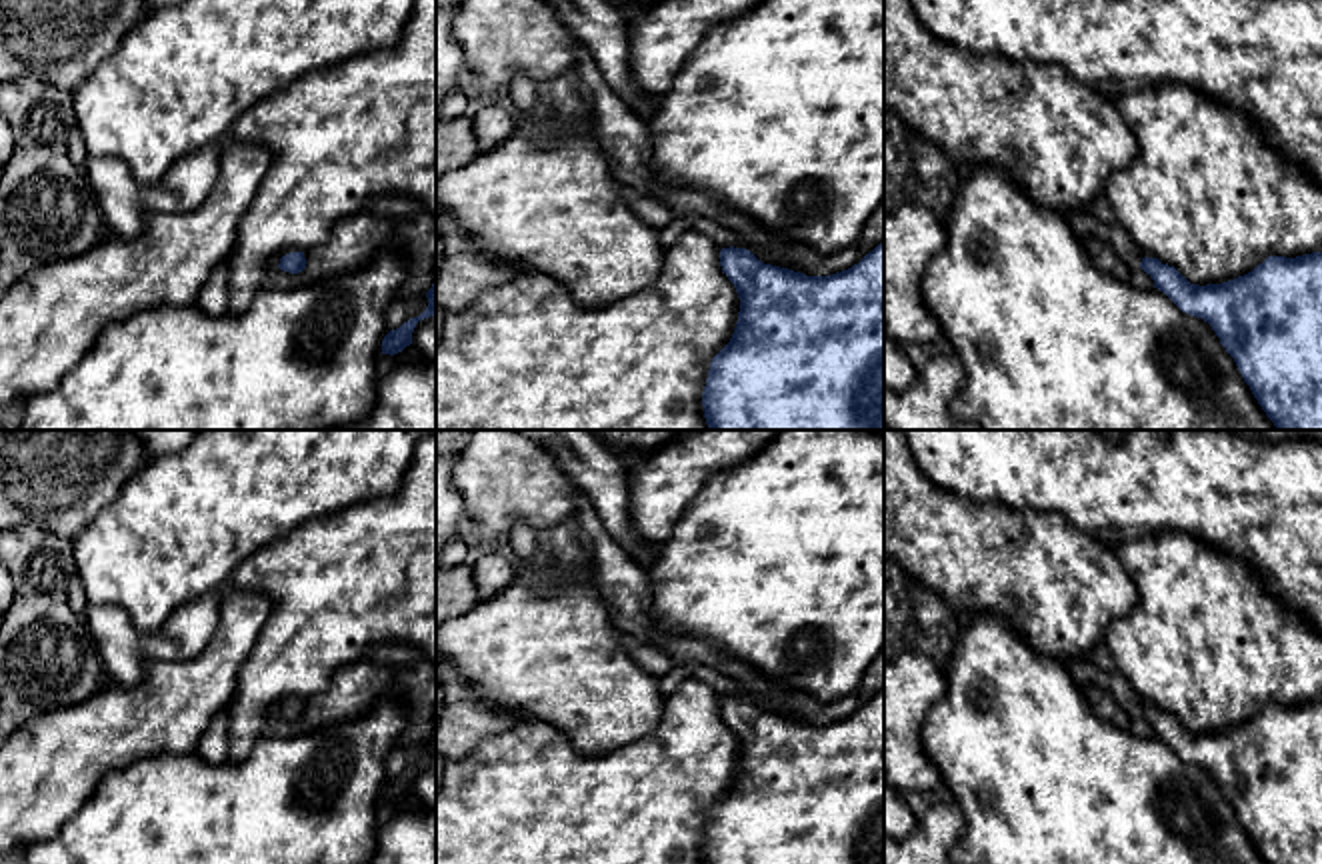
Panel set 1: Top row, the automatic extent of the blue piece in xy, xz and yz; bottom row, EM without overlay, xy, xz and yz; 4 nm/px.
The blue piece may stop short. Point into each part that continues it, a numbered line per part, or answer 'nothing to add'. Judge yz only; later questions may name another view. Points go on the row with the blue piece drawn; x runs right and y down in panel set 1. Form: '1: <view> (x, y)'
1: yz (1082, 222)

